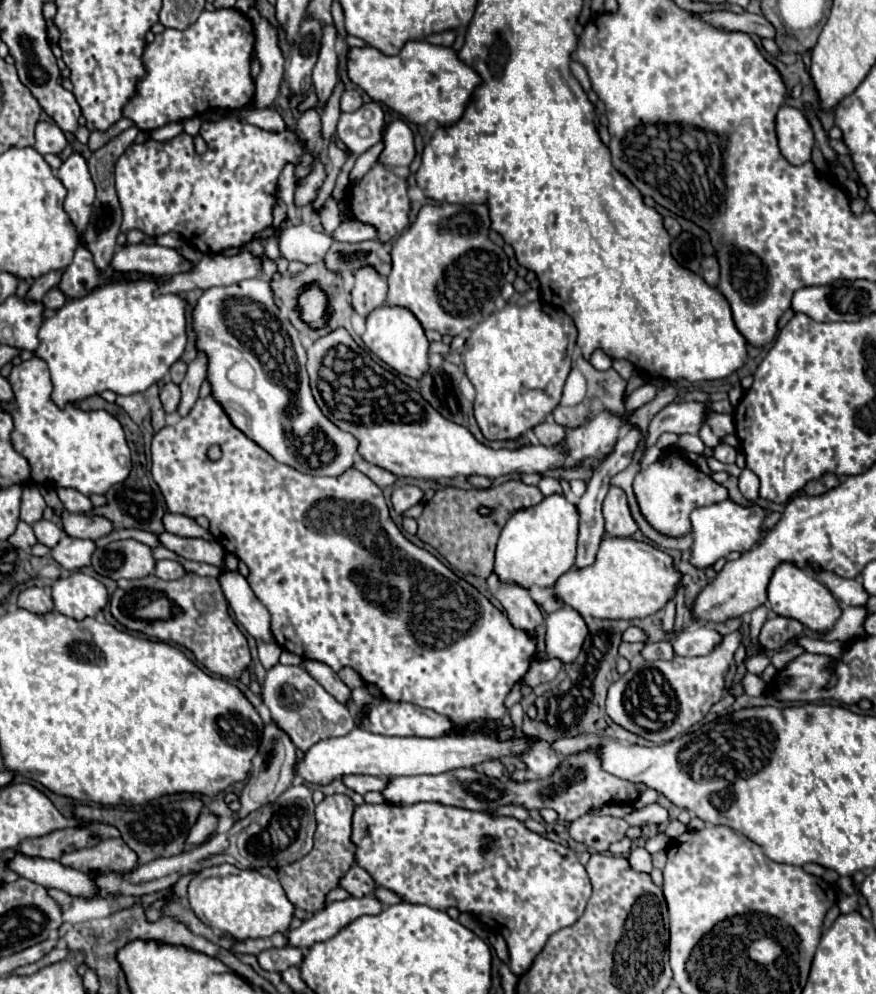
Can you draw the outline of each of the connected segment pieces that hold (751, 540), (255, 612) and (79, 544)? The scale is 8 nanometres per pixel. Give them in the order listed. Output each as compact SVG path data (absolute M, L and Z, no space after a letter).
M723 500L719 504L693 510L691 512L693 546L691 546L689 562L699 570L707 570L719 558L727 556L729 552L747 552L759 540L759 530L761 530L763 520L765 520L765 510L761 506L757 506L757 504L739 506L731 500Z
M223 572L219 578L221 590L235 612L237 622L255 638L261 642L275 642L271 632L271 616L267 608L259 602L259 598L253 594L249 582L239 572Z
M65 534L61 542L51 550L51 554L65 570L81 570L91 564L91 554L95 552L95 548L97 546L93 540L71 538Z

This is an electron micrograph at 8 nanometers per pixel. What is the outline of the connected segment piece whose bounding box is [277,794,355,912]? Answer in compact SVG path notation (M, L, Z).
M333 794L325 796L317 806L315 806L315 820L317 820L317 830L315 830L315 842L313 850L283 868L277 870L281 886L289 898L289 902L297 908L303 908L307 912L317 912L325 906L325 894L333 888L339 886L339 880L345 876L345 870L349 870L355 862L355 846L351 842L351 816L353 816L353 800L345 794Z

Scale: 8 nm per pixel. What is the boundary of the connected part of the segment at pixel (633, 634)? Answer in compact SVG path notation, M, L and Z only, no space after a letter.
M629 626L629 630L625 630L625 634L623 634L623 640L625 642L647 642L647 634L645 634L645 630L641 630L637 626Z

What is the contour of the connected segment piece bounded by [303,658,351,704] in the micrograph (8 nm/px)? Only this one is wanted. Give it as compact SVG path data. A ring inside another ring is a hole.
M305 658L305 660L303 660L303 668L305 668L333 698L337 698L339 702L345 704L345 700L351 696L351 690L339 680L339 676L337 676L325 662Z

